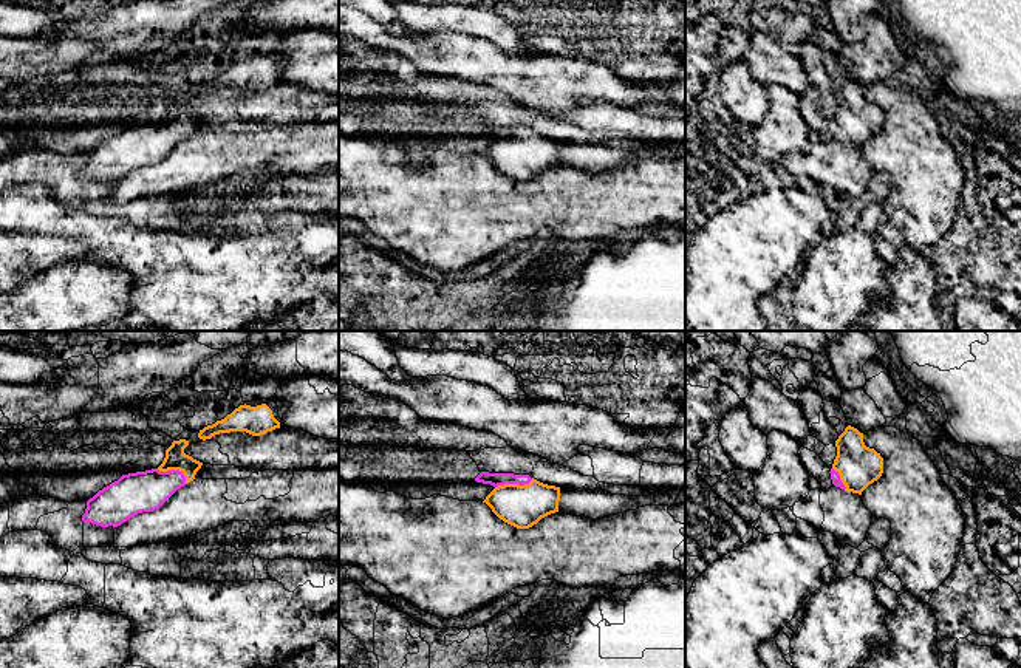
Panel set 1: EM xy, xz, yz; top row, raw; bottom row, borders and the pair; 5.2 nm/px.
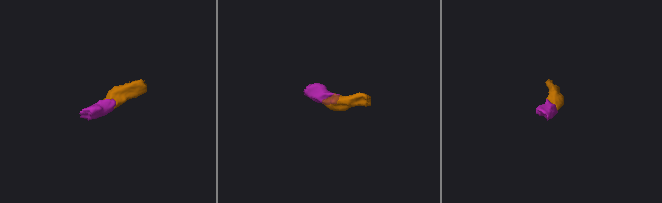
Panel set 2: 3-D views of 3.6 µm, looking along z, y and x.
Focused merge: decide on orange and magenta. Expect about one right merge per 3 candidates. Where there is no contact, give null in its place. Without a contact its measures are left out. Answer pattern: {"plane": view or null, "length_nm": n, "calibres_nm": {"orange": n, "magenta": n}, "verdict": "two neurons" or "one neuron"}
{"plane": "xz", "length_nm": 200, "calibres_nm": {"orange": 220, "magenta": 70}, "verdict": "one neuron"}

